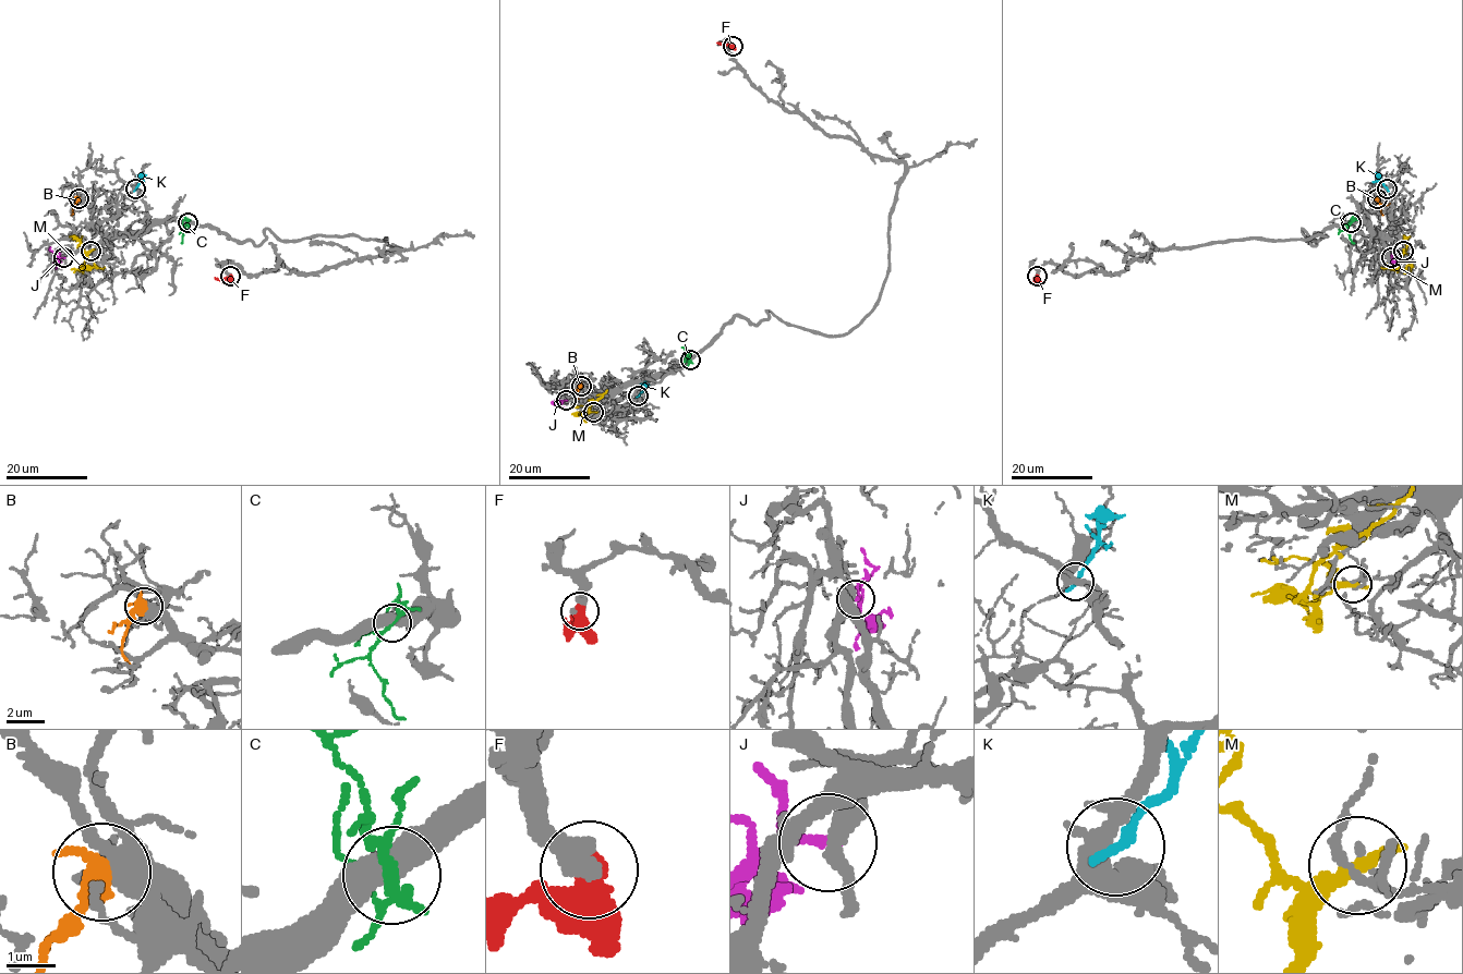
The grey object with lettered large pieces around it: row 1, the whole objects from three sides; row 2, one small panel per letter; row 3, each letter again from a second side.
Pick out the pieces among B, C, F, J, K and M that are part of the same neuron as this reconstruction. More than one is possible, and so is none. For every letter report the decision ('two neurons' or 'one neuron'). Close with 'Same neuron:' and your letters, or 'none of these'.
B: two neurons
C: two neurons
F: one neuron
J: two neurons
K: two neurons
M: two neurons
Same neuron: F

